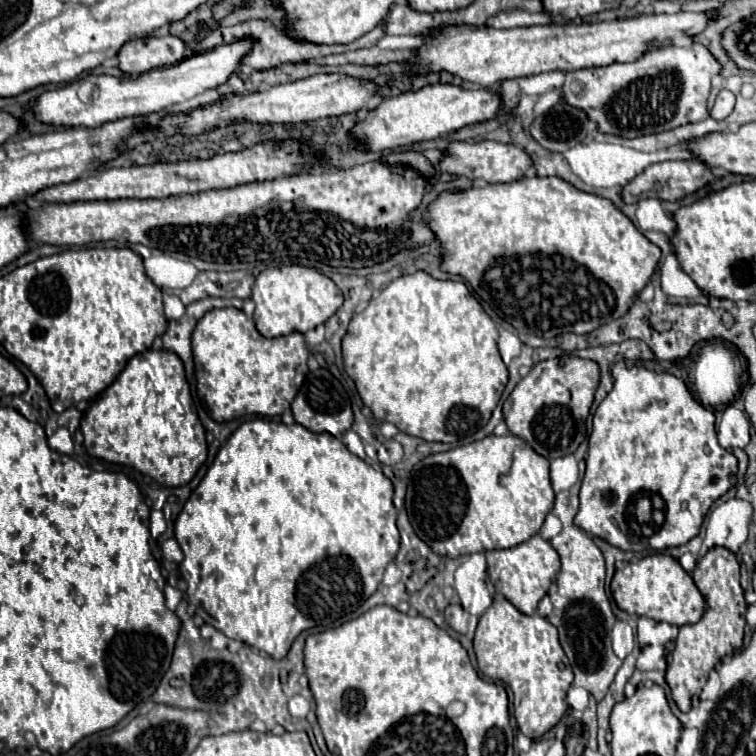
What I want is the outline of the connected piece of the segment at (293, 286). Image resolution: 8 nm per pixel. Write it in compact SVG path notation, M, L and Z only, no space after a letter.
M281 266L263 270L253 286L255 326L265 338L277 338L291 332L305 334L315 326L327 322L343 304L343 294L335 282L321 272L307 266Z

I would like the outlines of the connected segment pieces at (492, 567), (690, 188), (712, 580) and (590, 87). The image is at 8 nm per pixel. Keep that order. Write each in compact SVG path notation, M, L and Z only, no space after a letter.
M539 534L507 550L487 550L485 558L487 558L487 572L491 576L495 590L501 592L523 614L535 614L539 600L547 594L561 566L559 554Z
M667 160L667 162L659 162L649 166L643 174L639 174L637 178L633 178L629 184L623 186L623 200L627 204L639 202L643 198L659 198L659 200L669 200L669 202L677 202L687 194L697 192L699 188L713 184L715 176L711 172L711 168L701 162L701 160L691 160L691 162L677 162L677 160Z
M725 548L707 550L707 554L697 562L693 580L707 600L707 612L697 624L679 628L673 660L667 666L667 674L665 674L665 680L671 688L671 696L681 712L689 712L693 698L701 694L707 682L707 676L717 664L717 660L741 648L743 632L745 632L747 602L743 596L743 588L739 584L739 576L741 576L739 560L731 550L725 550Z
M691 42L687 46L649 50L635 62L615 62L601 68L569 72L563 84L563 98L567 104L585 110L601 132L637 138L705 120L711 78L719 72L721 64L709 48Z

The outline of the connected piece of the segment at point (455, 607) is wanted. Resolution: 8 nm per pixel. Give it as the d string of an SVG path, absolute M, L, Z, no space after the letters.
M449 604L445 608L445 620L455 632L465 634L469 638L473 636L473 630L476 630L478 624L478 618L471 616L467 610L463 610L461 604Z

